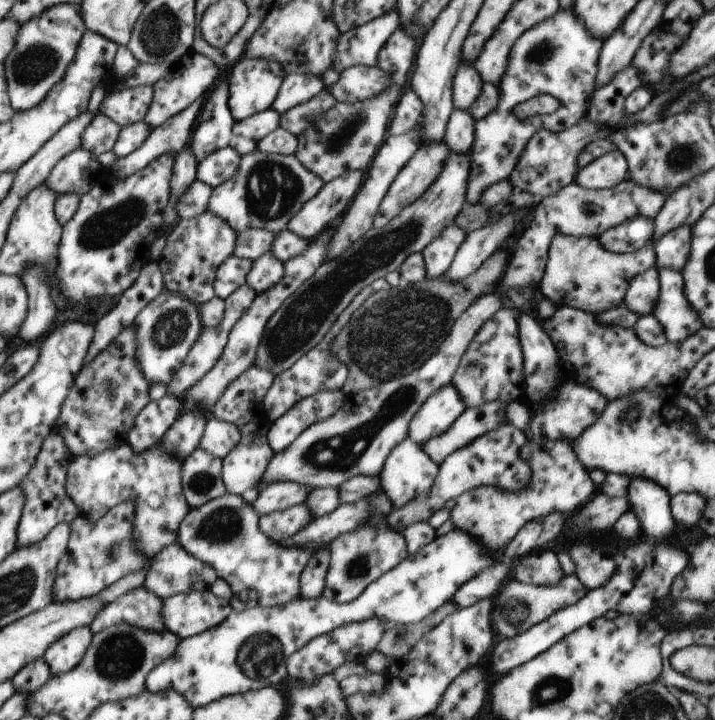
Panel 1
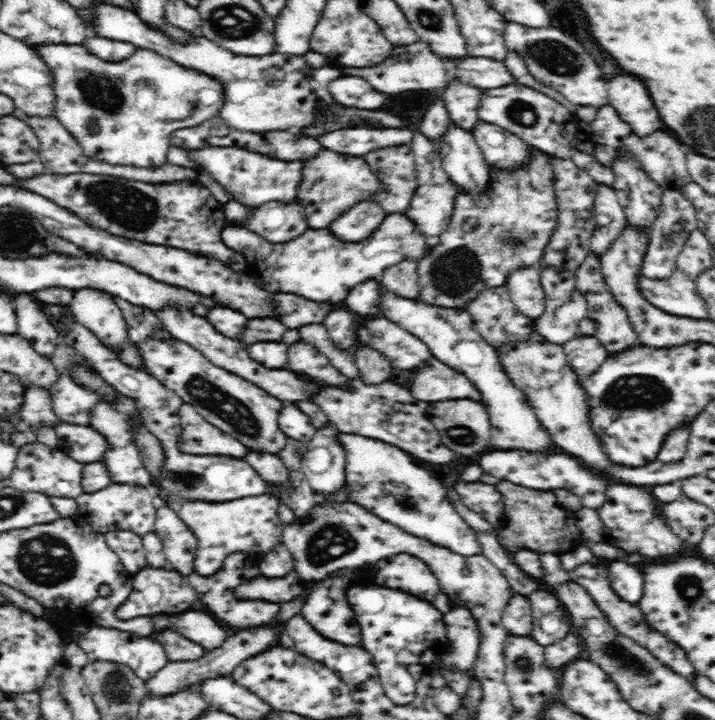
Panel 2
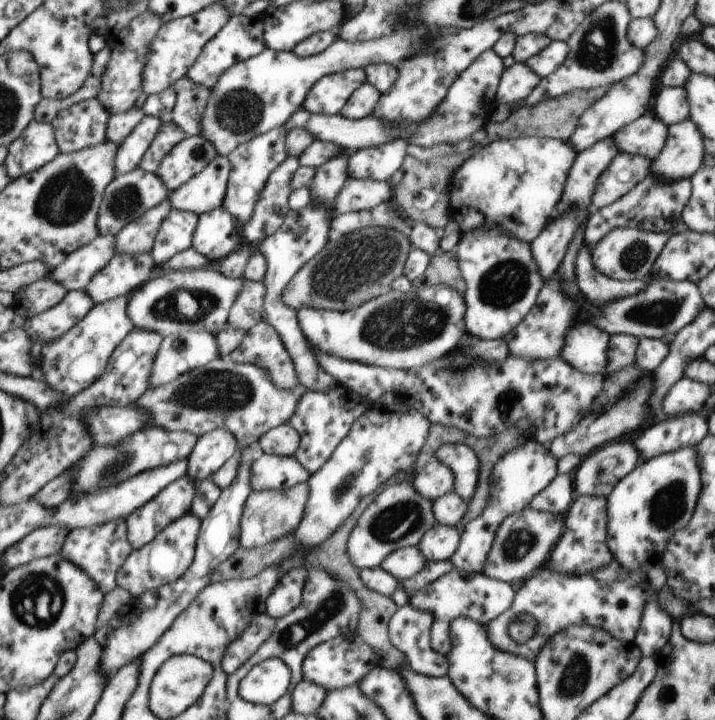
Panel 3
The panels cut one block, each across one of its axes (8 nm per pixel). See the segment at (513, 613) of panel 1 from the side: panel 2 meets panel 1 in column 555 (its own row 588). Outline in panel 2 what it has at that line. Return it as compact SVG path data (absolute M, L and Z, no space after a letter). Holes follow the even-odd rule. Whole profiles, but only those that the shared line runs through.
M593 557L588 564L582 564L578 568L574 568L572 571L568 571L572 582L580 584L589 594L594 602L599 606L599 610L604 614L604 617L609 621L609 624L618 630L620 634L629 636L632 640L636 640L640 646L648 648L662 664L666 664L668 668L672 668L674 672L682 674L684 678L692 680L694 684L694 678L696 678L697 670L692 668L690 659L686 655L686 651L680 647L680 645L672 642L668 637L662 635L662 633L653 630L647 623L644 614L641 612L640 607L635 603L629 603L627 600L622 600L614 593L611 588L609 580L608 566L612 564L612 560L606 560L606 558Z

